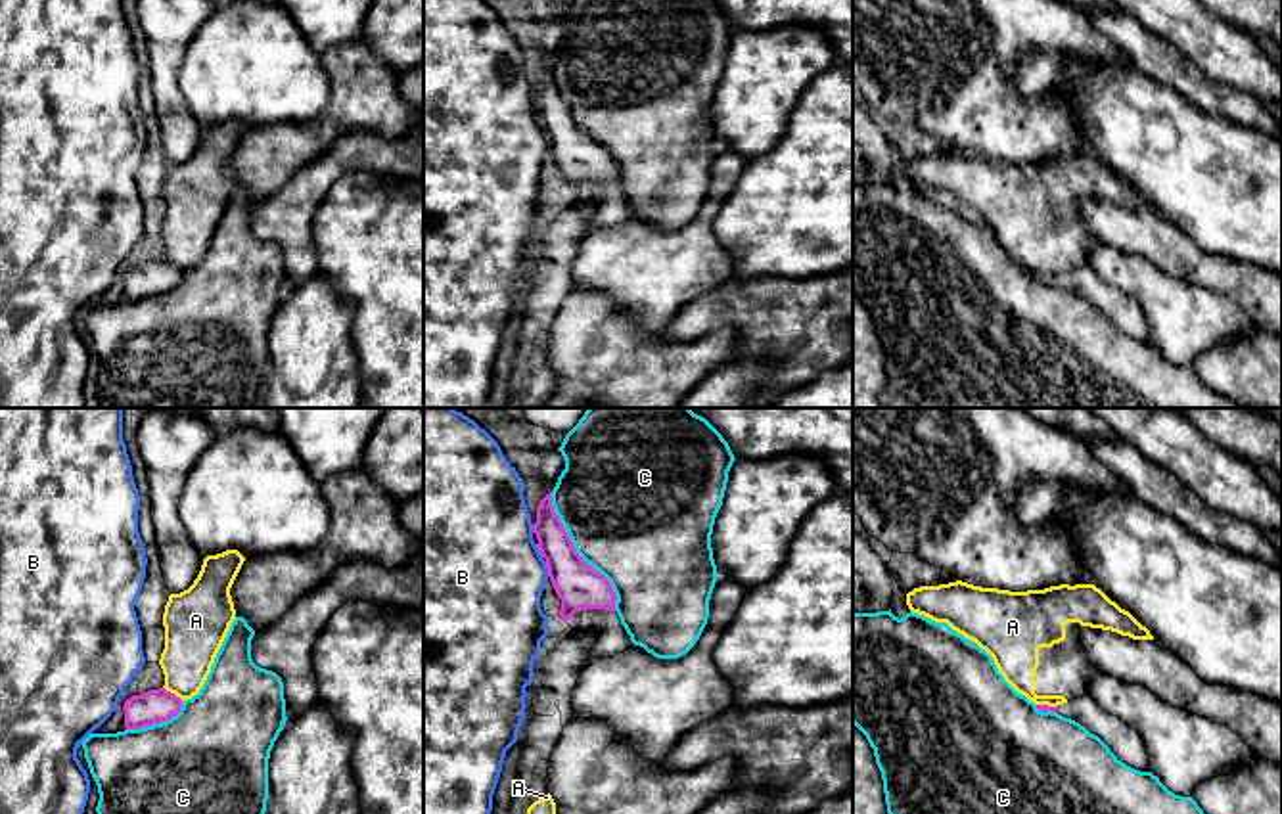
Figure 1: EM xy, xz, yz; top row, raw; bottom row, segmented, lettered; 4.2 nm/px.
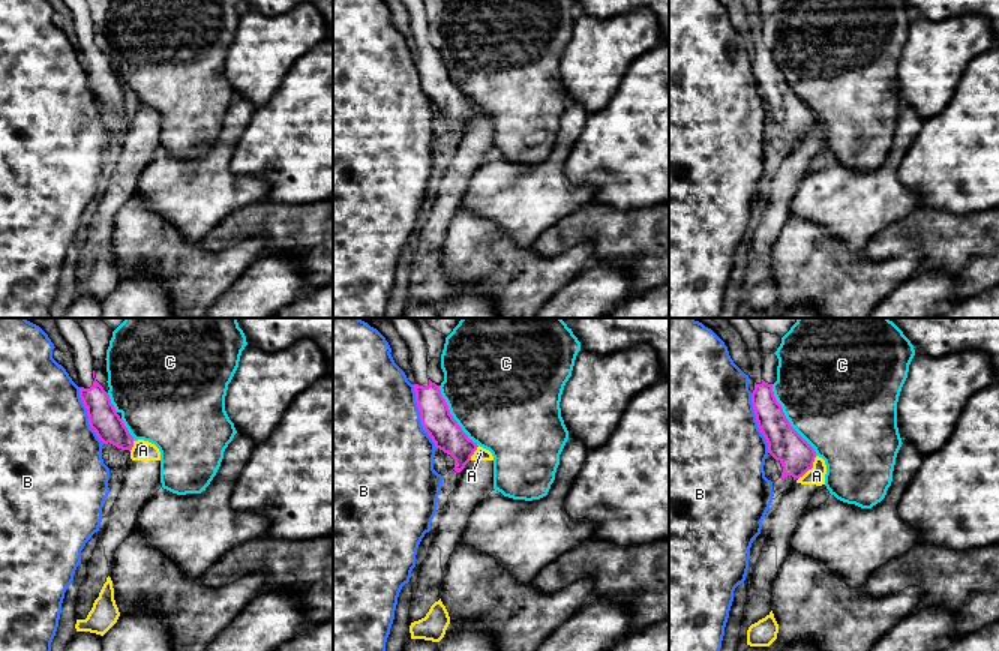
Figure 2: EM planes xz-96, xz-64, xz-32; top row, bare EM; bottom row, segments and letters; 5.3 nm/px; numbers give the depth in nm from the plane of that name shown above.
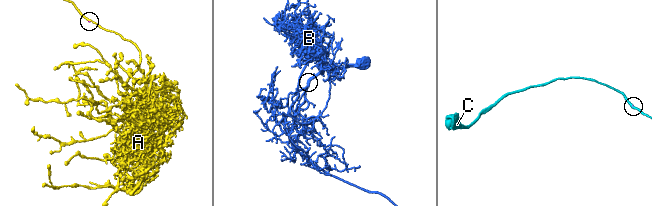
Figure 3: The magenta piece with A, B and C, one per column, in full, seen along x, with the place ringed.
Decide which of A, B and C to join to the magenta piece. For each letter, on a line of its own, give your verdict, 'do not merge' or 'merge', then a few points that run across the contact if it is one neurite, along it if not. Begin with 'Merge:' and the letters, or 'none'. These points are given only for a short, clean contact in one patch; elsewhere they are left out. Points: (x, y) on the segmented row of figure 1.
Merge: none
A: do not merge; line xy (163, 686), (183, 700)
B: do not merge; line xz (545, 562), (549, 575)
C: do not merge

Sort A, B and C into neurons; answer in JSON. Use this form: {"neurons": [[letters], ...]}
{"neurons": [["A"], ["B"], ["C"]]}

